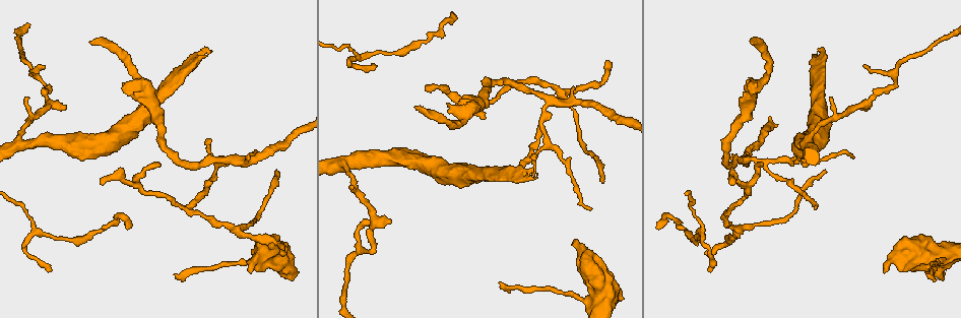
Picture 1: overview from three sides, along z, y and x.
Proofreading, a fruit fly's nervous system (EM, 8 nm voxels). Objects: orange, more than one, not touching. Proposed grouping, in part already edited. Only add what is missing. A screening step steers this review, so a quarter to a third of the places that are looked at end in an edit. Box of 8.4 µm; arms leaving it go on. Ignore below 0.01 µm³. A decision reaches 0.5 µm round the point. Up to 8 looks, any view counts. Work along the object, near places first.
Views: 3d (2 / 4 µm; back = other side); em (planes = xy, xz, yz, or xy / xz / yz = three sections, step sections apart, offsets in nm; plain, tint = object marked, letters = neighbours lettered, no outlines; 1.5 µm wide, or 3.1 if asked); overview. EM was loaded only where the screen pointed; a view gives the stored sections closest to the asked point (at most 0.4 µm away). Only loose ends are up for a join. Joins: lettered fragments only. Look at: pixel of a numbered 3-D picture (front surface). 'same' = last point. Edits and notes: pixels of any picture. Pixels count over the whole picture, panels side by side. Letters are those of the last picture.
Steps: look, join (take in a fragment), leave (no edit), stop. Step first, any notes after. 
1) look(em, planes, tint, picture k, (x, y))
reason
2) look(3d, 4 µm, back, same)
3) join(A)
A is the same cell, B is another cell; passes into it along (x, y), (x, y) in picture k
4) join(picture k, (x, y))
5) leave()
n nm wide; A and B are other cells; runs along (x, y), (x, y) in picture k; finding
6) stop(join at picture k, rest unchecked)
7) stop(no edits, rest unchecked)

look(3d, 2 µm, picture 1, (825, 173))
an open end

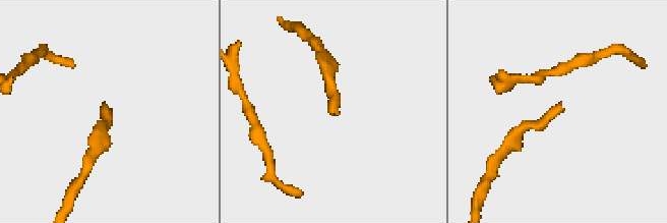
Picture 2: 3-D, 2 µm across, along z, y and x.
look(em, yz, step 8, tint, picture 2, (331, 114))

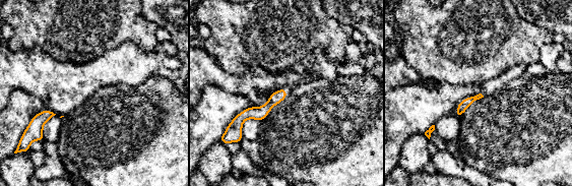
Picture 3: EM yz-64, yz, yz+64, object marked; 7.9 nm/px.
look(em, planes, letters, same)
cut it another way

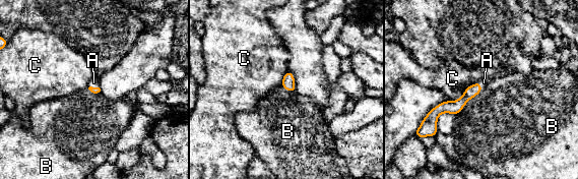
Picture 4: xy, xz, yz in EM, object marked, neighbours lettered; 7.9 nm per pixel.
join(picture 4, (484, 82))
A is the same cell, B and C are other cells; passes into it along (456, 106), (479, 85), (484, 82) in picture 4; it goes on there

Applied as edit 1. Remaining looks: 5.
look(em, planes, letters, picture 1, (415, 108))
an open end

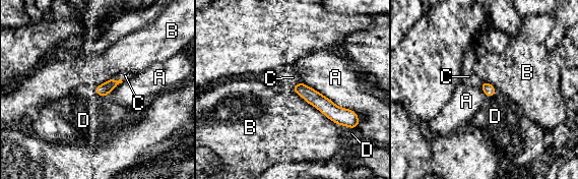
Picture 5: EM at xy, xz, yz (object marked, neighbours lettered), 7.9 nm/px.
join(picture 5, (125, 75))
C is the same cell, A, B and D are other cells; the neuron continues

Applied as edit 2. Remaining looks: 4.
look(em, xy, step 8, letters, picture 1, (824, 52))
an open end

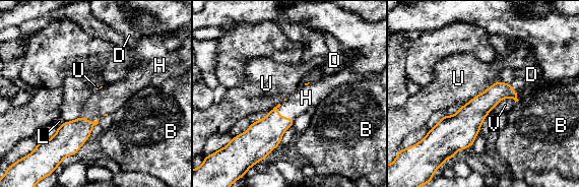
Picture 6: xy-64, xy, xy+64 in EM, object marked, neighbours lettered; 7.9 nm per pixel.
look(em, planes, letters, same)

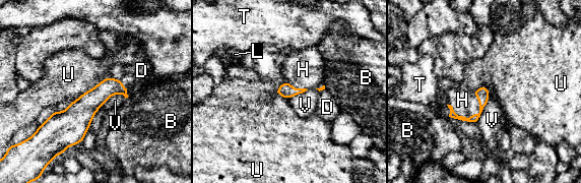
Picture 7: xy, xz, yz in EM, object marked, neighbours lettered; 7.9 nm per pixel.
join(picture 7, (462, 100))
H is the same cell, B, D, L, T, U and V are other cells; it goes on there

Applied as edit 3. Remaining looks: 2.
stop(join at picture 4, join at picture 5, join at picture 7, rest unchecked)

